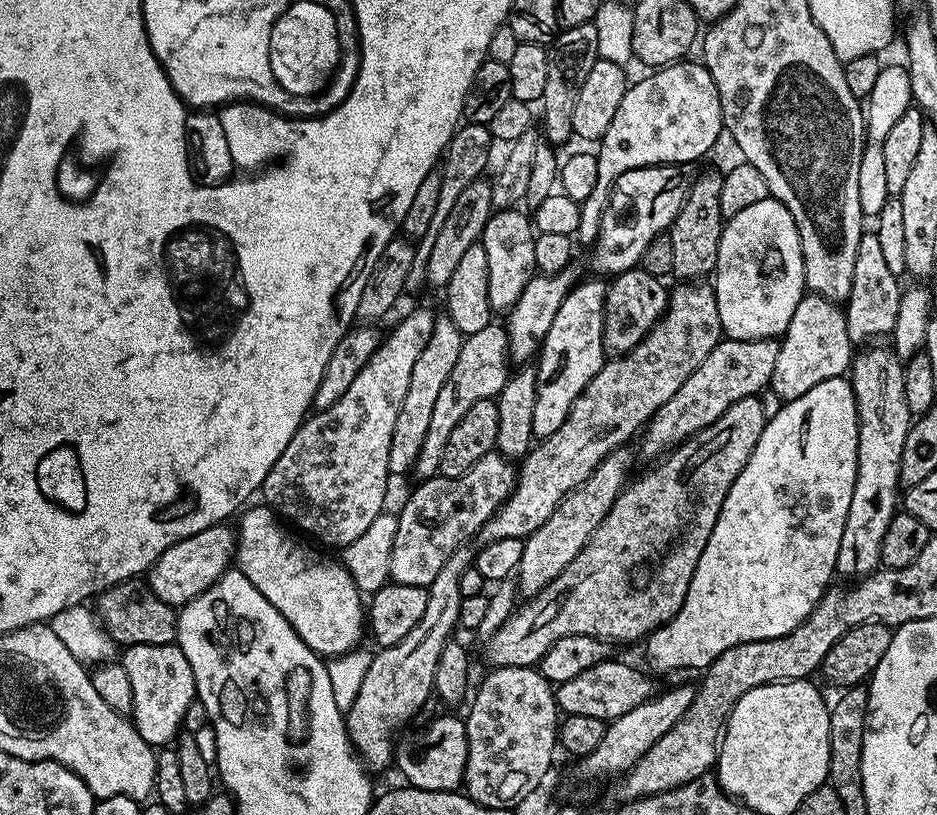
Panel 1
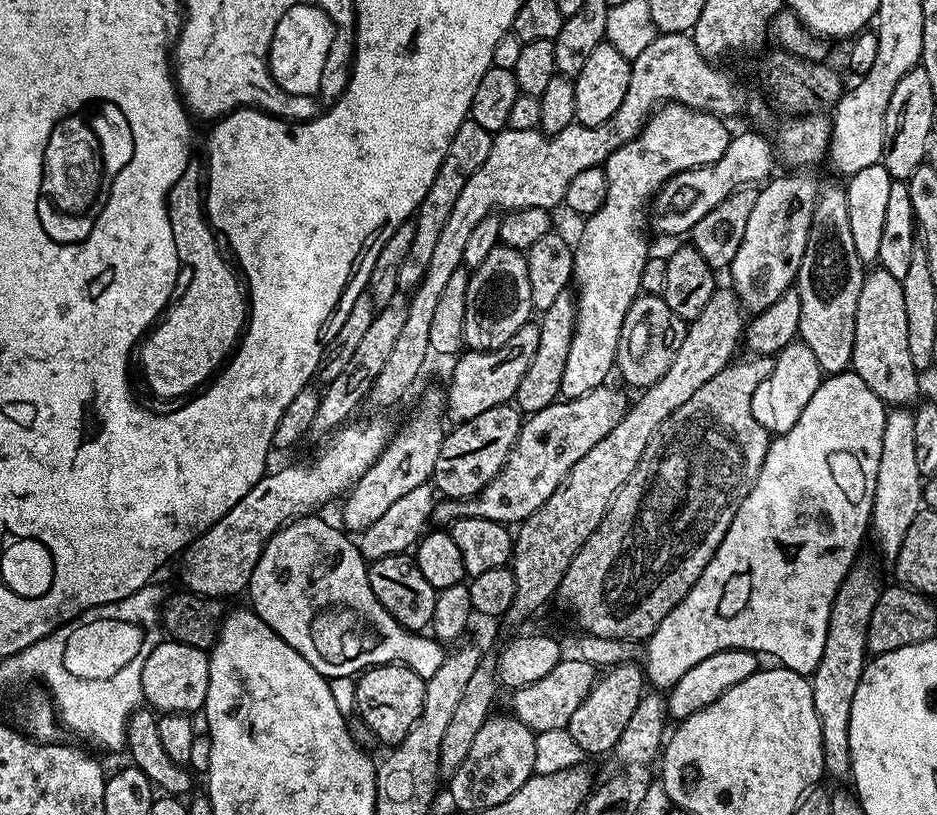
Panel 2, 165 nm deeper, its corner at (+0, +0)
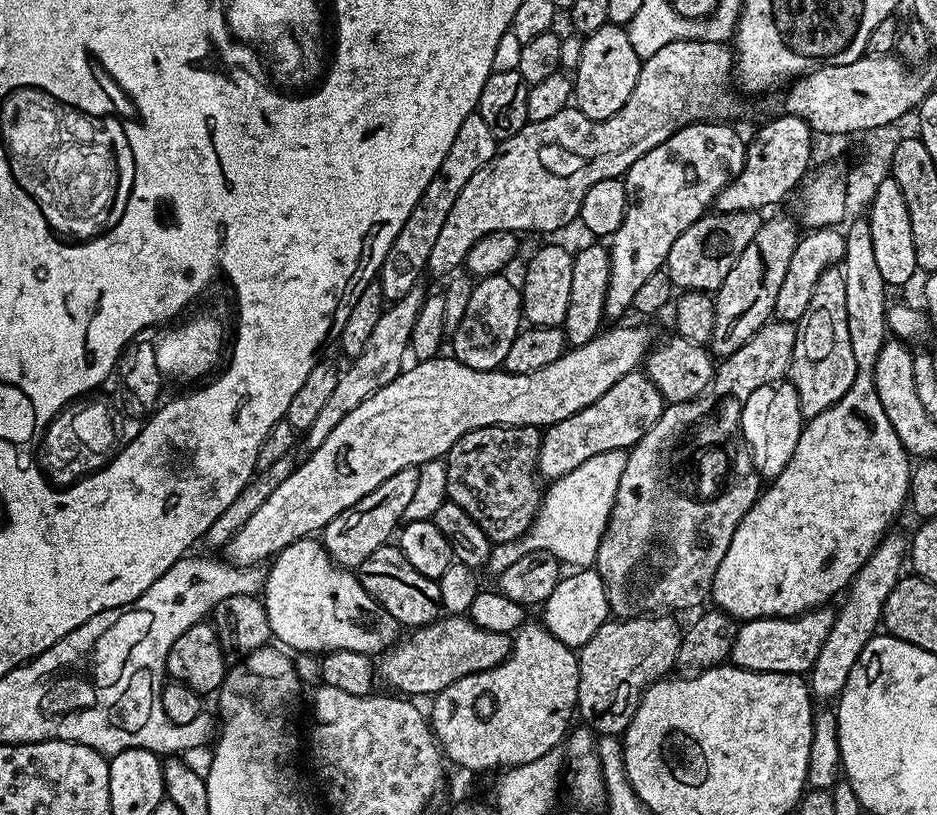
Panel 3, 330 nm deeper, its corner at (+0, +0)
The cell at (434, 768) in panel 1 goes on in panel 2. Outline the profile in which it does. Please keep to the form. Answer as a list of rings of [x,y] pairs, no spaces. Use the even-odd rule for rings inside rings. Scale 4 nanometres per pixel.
[[[380,664],[377,668],[365,668],[354,680],[356,712],[382,743],[387,746],[401,744],[422,714],[424,682],[422,677],[404,664]]]

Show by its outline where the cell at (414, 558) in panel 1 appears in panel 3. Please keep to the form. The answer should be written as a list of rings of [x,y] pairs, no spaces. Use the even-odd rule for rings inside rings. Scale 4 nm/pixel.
[[[637,370],[618,378],[618,382],[614,382],[614,386],[610,386],[610,390],[606,390],[598,402],[543,429],[536,463],[539,475],[551,482],[570,474],[570,470],[578,470],[582,462],[598,454],[631,450],[650,430],[650,426],[662,418],[665,407],[663,394],[643,371]]]

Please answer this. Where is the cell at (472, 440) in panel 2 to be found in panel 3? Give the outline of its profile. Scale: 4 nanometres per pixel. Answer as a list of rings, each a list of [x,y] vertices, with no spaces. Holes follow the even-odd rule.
[[[495,424],[478,430],[470,430],[470,434],[458,438],[458,442],[454,442],[454,446],[448,451],[446,457],[448,499],[462,506],[462,510],[466,510],[466,514],[470,514],[470,518],[474,518],[478,526],[482,526],[482,530],[493,544],[505,544],[526,535],[528,527],[532,525],[532,519],[540,508],[542,484],[537,476],[536,463],[540,453],[541,435],[541,429],[538,428],[526,426],[515,428],[505,424]]]

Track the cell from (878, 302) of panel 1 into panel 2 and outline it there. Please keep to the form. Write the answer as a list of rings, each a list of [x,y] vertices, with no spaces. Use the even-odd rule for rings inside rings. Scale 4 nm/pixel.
[[[879,266],[865,271],[862,290],[858,294],[850,368],[858,374],[863,387],[873,397],[884,401],[885,405],[908,406],[917,399],[920,380],[916,377],[919,375],[914,362],[910,362],[910,345],[906,339],[906,302],[902,299],[902,286],[894,274]]]

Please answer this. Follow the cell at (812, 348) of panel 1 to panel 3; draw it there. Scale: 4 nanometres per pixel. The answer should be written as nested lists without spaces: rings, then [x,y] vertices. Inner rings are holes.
[[[780,382],[775,386],[767,384],[746,398],[740,415],[740,429],[748,444],[756,472],[765,481],[775,480],[778,474],[782,474],[782,470],[786,470],[786,462],[794,458],[794,446],[798,446],[798,438],[805,423],[800,399],[791,382]]]

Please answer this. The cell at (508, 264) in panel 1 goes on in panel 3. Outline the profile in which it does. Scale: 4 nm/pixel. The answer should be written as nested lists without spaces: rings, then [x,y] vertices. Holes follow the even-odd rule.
[[[507,275],[486,276],[475,281],[470,303],[462,322],[450,336],[451,355],[458,362],[470,366],[473,370],[491,372],[503,365],[514,338],[522,327],[522,309],[520,306],[520,288],[507,280]]]

